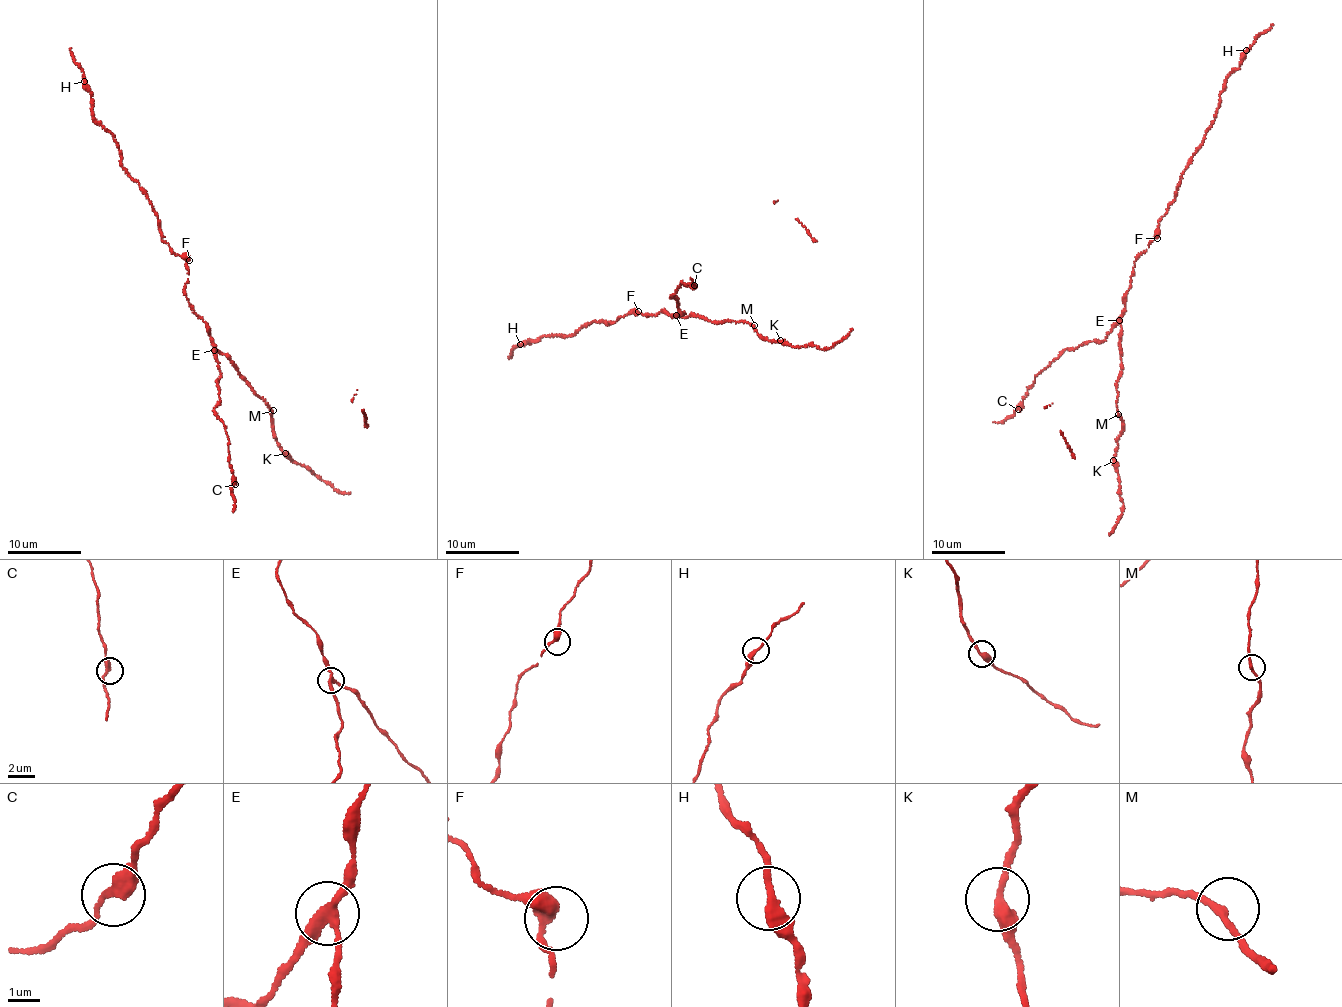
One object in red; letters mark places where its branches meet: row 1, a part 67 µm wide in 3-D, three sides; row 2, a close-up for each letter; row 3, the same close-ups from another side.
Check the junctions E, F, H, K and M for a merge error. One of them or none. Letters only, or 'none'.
E

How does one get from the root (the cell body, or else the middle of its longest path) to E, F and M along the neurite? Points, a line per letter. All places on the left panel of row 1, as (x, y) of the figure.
E: (188, 300), (194, 313), (208, 325), (214, 349)
F: (188, 300), (185, 289), (189, 260)
M: (188, 300), (194, 313), (208, 325), (211, 344), (228, 357), (240, 377), (273, 410)

